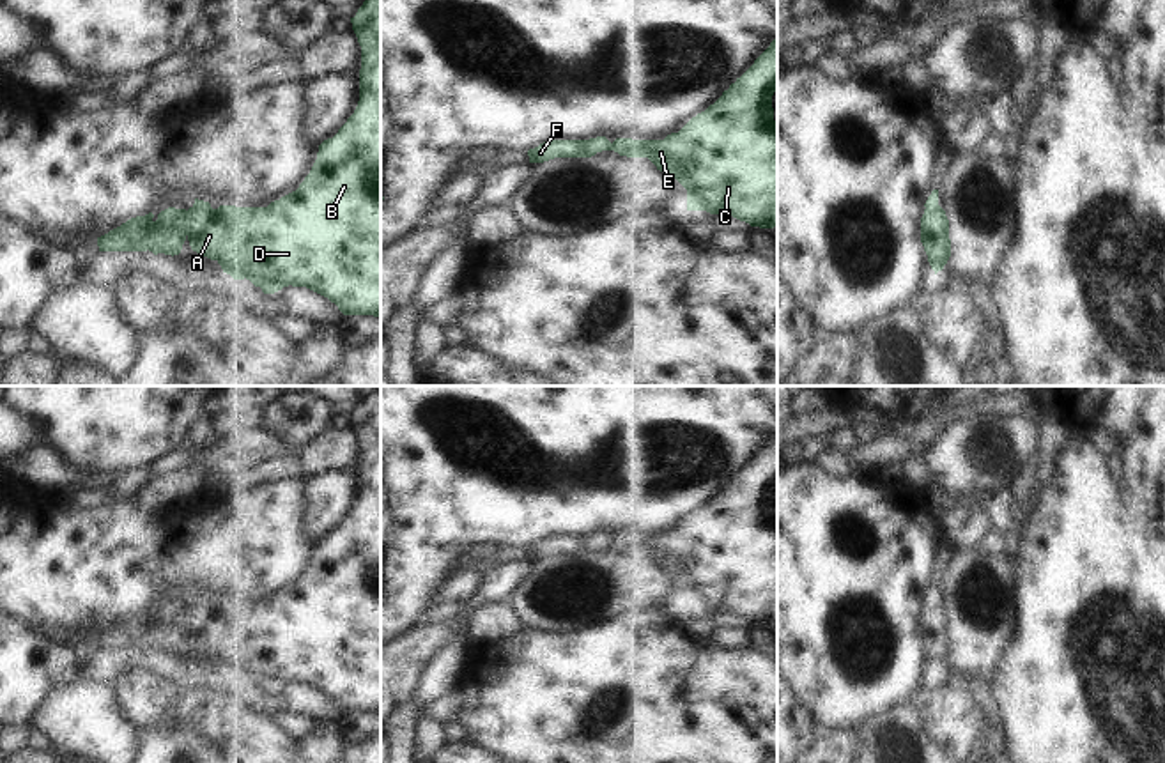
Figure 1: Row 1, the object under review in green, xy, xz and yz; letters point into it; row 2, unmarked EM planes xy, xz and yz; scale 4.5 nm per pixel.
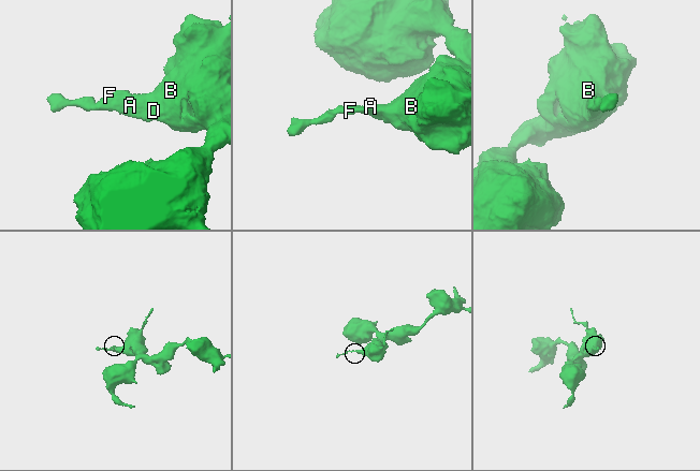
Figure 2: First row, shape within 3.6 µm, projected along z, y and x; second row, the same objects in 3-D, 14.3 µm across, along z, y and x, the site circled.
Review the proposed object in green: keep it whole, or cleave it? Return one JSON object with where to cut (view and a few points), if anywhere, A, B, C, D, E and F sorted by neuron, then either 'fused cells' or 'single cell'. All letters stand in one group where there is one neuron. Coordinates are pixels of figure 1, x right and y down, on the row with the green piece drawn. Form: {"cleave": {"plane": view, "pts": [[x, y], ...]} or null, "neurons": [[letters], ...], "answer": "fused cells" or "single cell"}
{"cleave": null, "neurons": [["A", "B", "C", "D", "E", "F"]], "answer": "single cell"}

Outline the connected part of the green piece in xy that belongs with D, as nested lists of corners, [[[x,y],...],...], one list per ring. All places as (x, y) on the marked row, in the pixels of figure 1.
[[[365,0],[358,9],[356,16],[351,18],[352,30],[361,46],[361,69],[359,69],[359,101],[354,113],[347,119],[347,122],[338,129],[333,138],[324,140],[319,145],[317,159],[299,184],[299,188],[280,200],[271,202],[267,207],[235,207],[235,205],[220,205],[212,209],[209,202],[195,198],[195,204],[186,209],[168,207],[161,211],[152,220],[154,214],[149,212],[145,216],[136,216],[122,223],[120,227],[110,230],[108,234],[97,237],[99,251],[152,251],[154,255],[179,255],[184,241],[189,241],[193,251],[216,260],[223,273],[230,274],[234,280],[250,280],[255,287],[260,287],[264,294],[274,294],[283,287],[306,287],[338,306],[343,315],[374,315],[381,319],[381,0]]]

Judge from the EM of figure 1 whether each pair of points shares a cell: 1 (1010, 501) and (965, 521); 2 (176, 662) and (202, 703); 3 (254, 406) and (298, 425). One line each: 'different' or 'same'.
1: same
2: different
3: same

